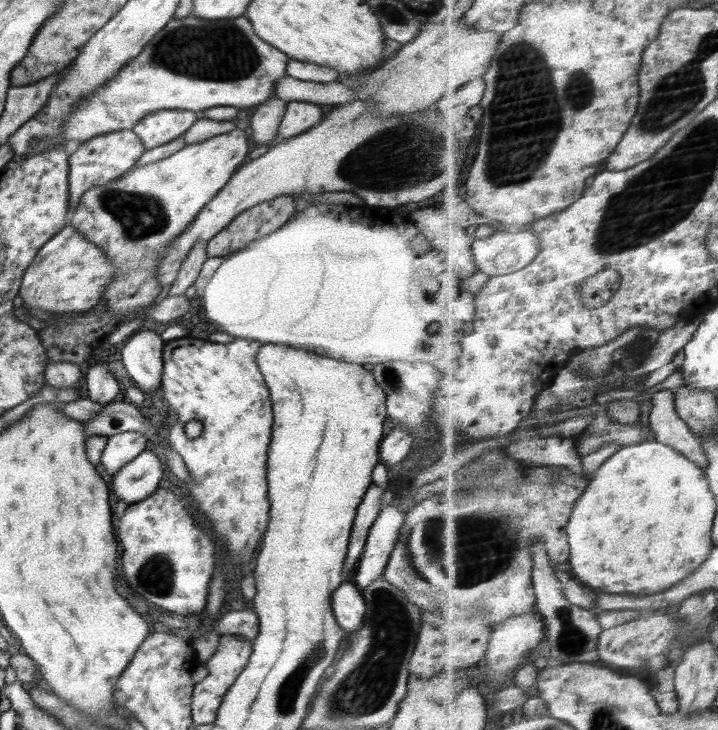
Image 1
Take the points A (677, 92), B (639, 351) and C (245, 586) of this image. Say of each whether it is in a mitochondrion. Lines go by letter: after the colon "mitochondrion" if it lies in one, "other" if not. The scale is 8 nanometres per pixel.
A: mitochondrion
B: other
C: other

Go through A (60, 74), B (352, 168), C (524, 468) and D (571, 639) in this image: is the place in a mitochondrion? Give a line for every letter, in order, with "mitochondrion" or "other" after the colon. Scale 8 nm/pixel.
A: other
B: mitochondrion
C: other
D: mitochondrion

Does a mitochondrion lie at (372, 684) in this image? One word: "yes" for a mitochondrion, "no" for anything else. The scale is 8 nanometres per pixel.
yes

